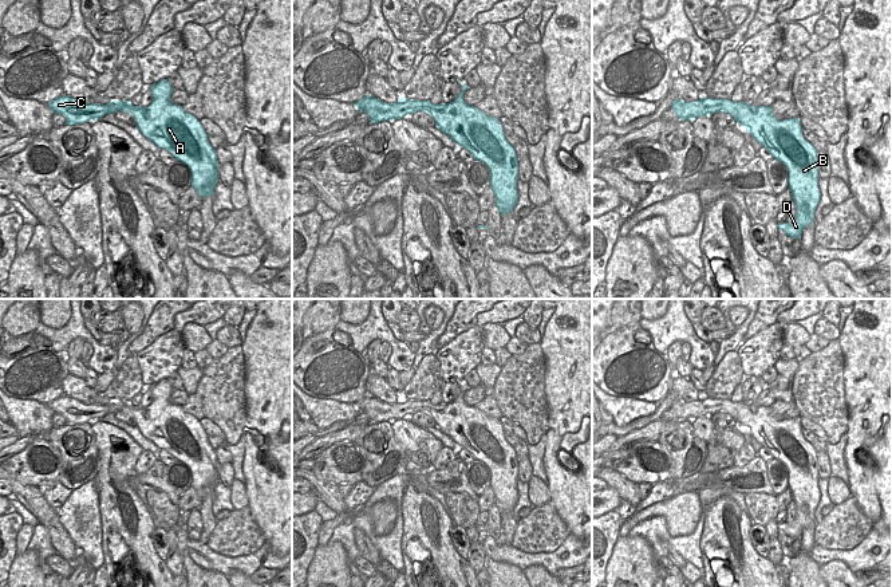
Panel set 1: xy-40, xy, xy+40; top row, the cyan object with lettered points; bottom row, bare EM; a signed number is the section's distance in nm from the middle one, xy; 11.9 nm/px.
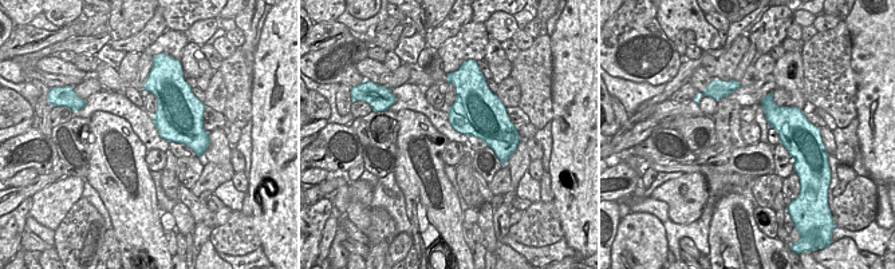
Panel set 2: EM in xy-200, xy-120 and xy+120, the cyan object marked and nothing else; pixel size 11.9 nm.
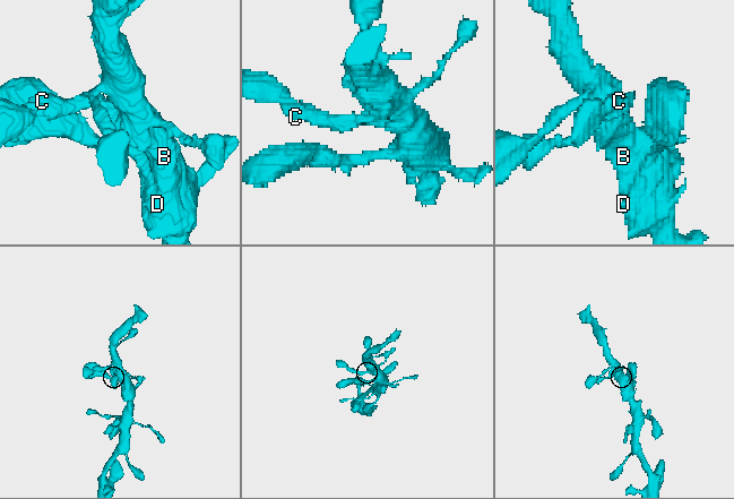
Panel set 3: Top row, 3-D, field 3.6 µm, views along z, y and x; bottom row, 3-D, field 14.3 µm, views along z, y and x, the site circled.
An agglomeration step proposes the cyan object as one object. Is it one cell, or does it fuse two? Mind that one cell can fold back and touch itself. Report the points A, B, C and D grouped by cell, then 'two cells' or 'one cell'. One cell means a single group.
groups A B C D; one cell

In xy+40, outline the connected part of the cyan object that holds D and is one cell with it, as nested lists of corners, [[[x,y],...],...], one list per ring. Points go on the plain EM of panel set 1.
[[[702,397],[699,401],[684,402],[675,399],[671,407],[676,419],[692,421],[718,411],[730,414],[737,423],[766,448],[775,460],[788,468],[788,482],[797,508],[793,523],[778,524],[786,536],[798,539],[805,527],[814,520],[814,511],[820,503],[817,452],[802,436],[800,418],[778,421],[771,407],[751,406],[745,402],[713,399]]]

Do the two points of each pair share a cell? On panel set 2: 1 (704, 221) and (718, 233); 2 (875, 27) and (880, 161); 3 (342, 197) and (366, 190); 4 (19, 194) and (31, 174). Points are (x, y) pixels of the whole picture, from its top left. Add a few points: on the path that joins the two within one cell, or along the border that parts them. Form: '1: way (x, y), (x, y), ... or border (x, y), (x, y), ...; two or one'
1: border (714, 208), (710, 221), (708, 254); two
2: way (880, 60), (880, 127); one
3: way (347, 193), (361, 190); one
4: border (38, 174), (27, 184), (14, 188); two

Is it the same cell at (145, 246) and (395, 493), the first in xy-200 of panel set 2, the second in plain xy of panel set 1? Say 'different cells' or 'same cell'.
different cells

